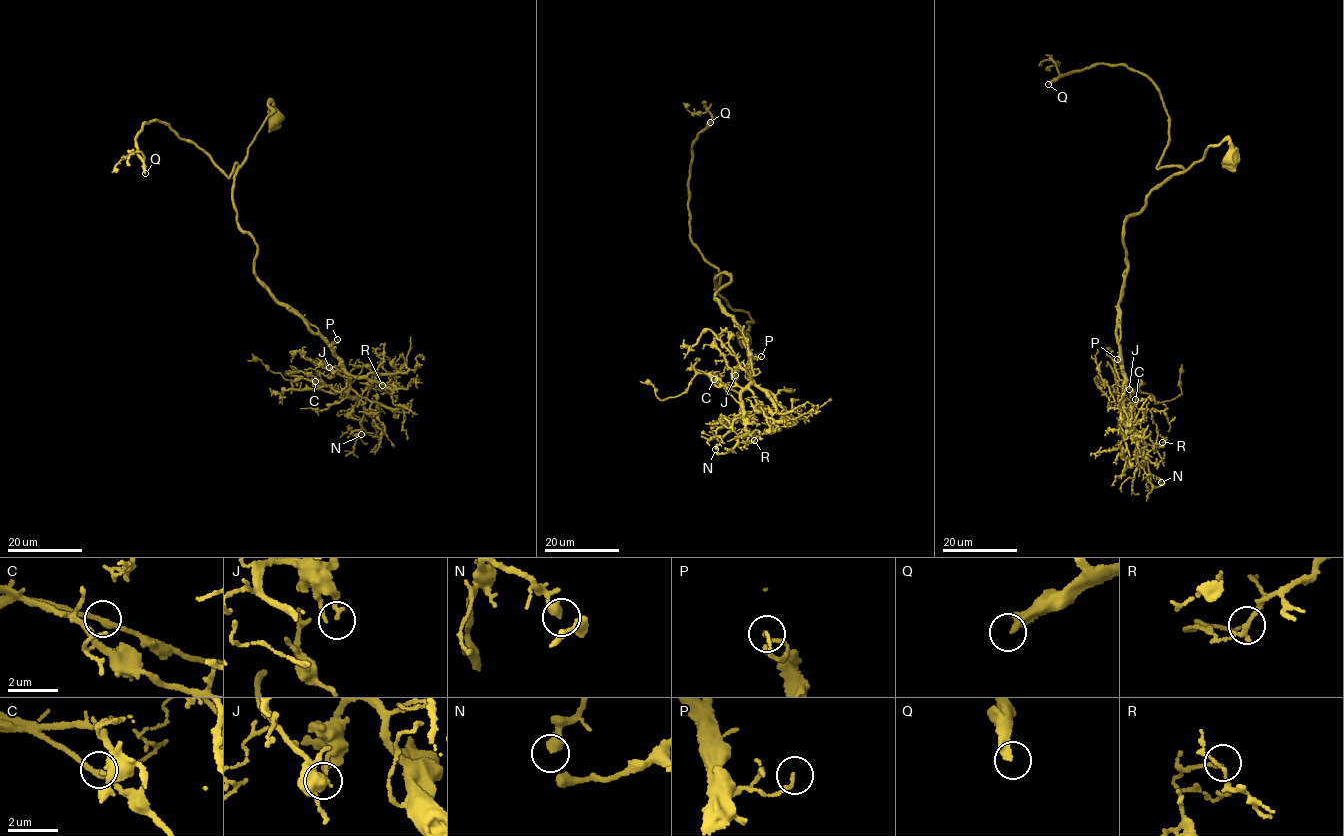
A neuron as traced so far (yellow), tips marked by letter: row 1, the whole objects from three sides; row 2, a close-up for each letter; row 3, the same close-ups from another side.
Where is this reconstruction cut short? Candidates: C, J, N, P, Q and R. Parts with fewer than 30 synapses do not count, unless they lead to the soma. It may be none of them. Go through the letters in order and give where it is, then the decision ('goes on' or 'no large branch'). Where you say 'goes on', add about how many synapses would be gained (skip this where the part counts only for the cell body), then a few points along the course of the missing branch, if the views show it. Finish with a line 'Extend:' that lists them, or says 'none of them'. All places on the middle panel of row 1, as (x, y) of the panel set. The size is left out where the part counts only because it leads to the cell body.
C: at (714, 379); no large branch
J: at (735, 375); no large branch
N: at (715, 449); no large branch
P: at (761, 356); no large branch
Q: at (710, 122); goes on; about 250 synapses; missing branch runs (710, 122), (744, 111), (755, 103), (768, 81), (804, 53)
R: at (754, 440); no large branch
Extend: Q

